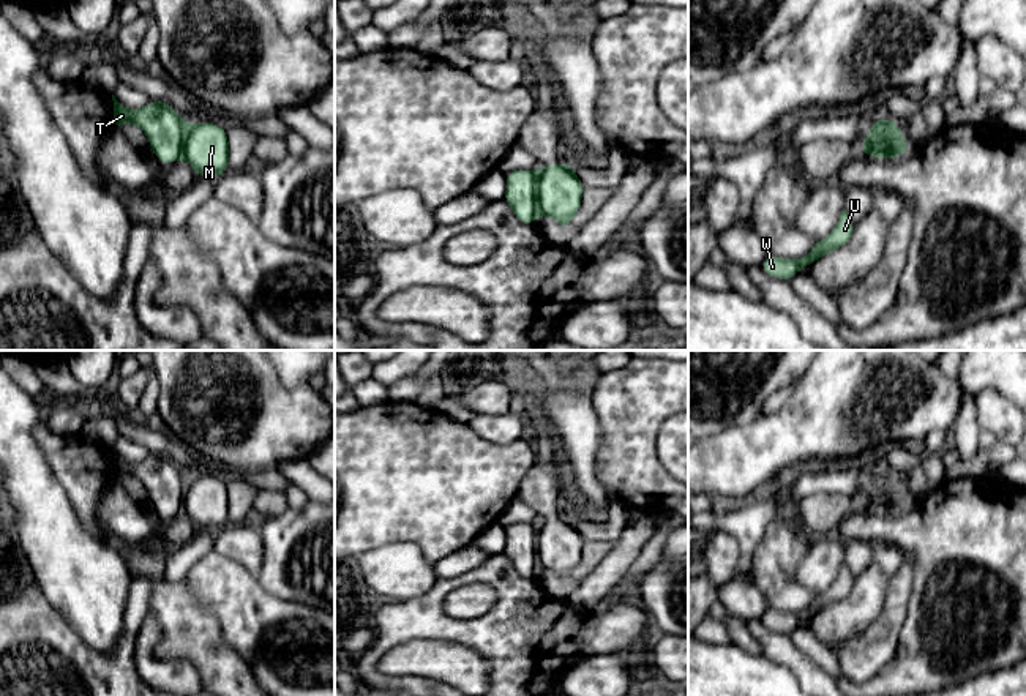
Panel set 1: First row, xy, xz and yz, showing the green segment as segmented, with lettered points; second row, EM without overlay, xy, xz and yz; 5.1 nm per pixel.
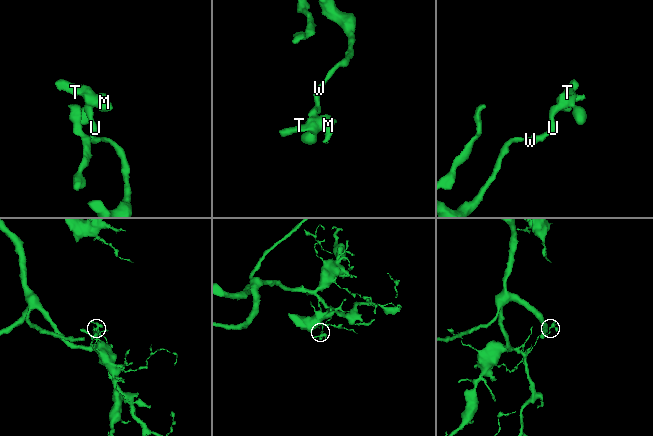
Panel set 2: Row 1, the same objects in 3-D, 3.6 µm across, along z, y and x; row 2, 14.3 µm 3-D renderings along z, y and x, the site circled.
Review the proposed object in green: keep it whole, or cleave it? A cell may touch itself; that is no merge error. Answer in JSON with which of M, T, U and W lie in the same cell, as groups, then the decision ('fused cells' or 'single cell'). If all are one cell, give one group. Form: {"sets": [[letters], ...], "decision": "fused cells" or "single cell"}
{"sets": [["M"], ["T", "U", "W"]], "decision": "fused cells"}

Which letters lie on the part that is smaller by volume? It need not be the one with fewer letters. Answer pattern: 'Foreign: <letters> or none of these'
Foreign: M

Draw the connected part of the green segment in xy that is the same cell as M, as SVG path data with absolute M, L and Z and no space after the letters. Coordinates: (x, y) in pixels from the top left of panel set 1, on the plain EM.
M212 475L191 477L186 481L182 507L199 530L218 532L227 526L227 486Z

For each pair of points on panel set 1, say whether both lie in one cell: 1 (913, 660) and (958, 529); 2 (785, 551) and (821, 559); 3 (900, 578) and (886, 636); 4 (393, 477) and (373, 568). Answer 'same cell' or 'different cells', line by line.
1: same cell
2: different cells
3: same cell
4: different cells

